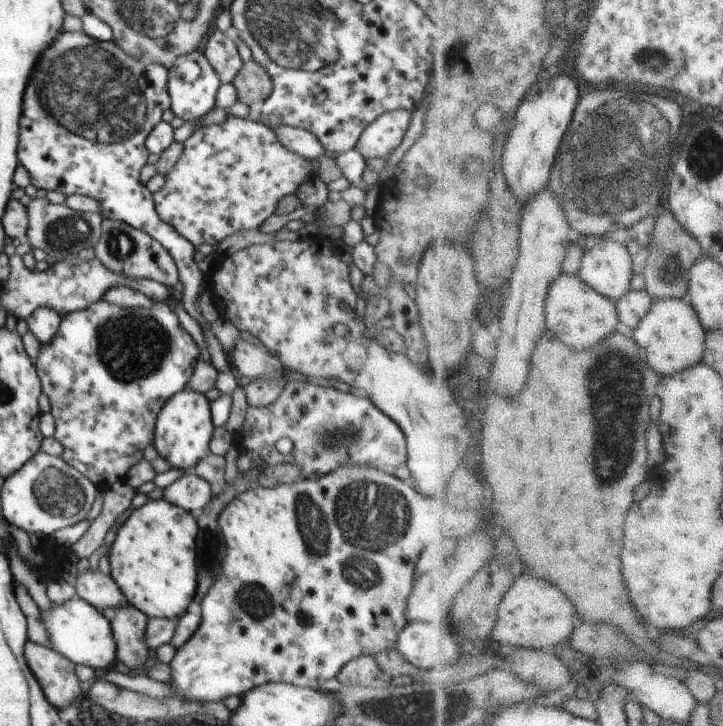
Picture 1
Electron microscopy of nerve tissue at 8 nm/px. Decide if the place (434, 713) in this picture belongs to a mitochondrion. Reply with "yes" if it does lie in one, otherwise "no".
yes

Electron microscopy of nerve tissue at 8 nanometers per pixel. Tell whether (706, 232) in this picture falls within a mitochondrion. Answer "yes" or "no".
no

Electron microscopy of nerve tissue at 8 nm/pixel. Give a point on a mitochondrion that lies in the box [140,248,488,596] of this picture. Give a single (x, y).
(368, 515)

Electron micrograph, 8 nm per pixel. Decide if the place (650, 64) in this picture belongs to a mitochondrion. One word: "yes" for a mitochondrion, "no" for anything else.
yes

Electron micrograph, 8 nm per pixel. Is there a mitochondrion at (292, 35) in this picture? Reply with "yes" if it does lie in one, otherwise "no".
yes

